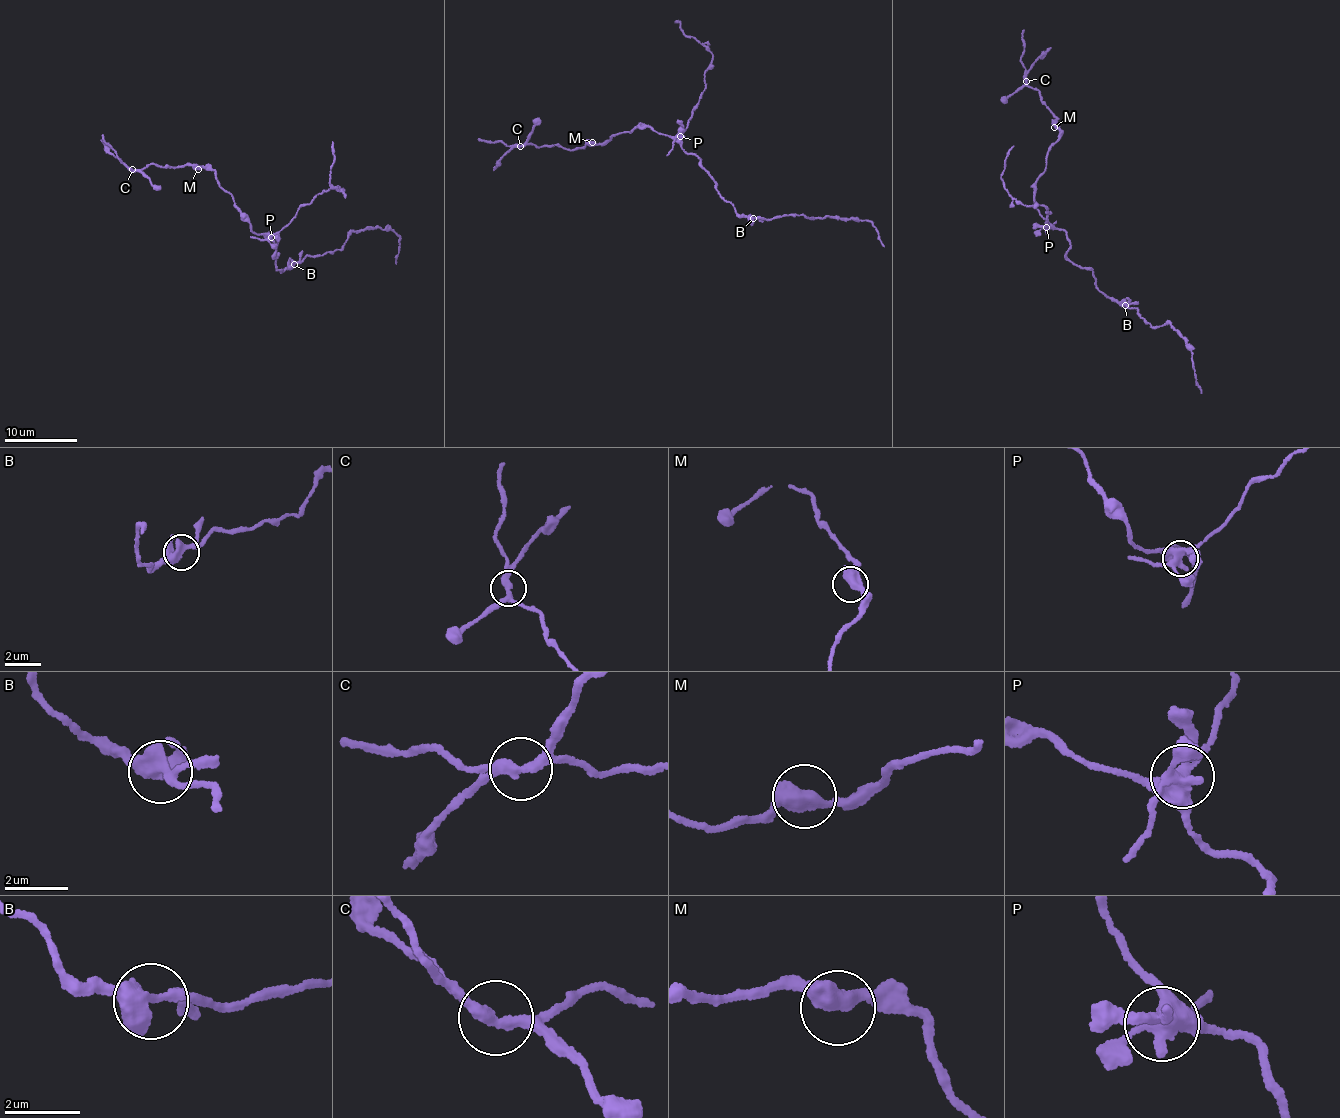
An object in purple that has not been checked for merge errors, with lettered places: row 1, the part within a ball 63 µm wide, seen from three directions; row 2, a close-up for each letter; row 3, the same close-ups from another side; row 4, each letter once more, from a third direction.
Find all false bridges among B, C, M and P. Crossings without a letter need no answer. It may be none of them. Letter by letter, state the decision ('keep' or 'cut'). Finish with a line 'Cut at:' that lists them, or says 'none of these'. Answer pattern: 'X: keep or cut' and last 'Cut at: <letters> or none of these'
B: keep
C: cut
M: keep
P: cut
Cut at: C, P

